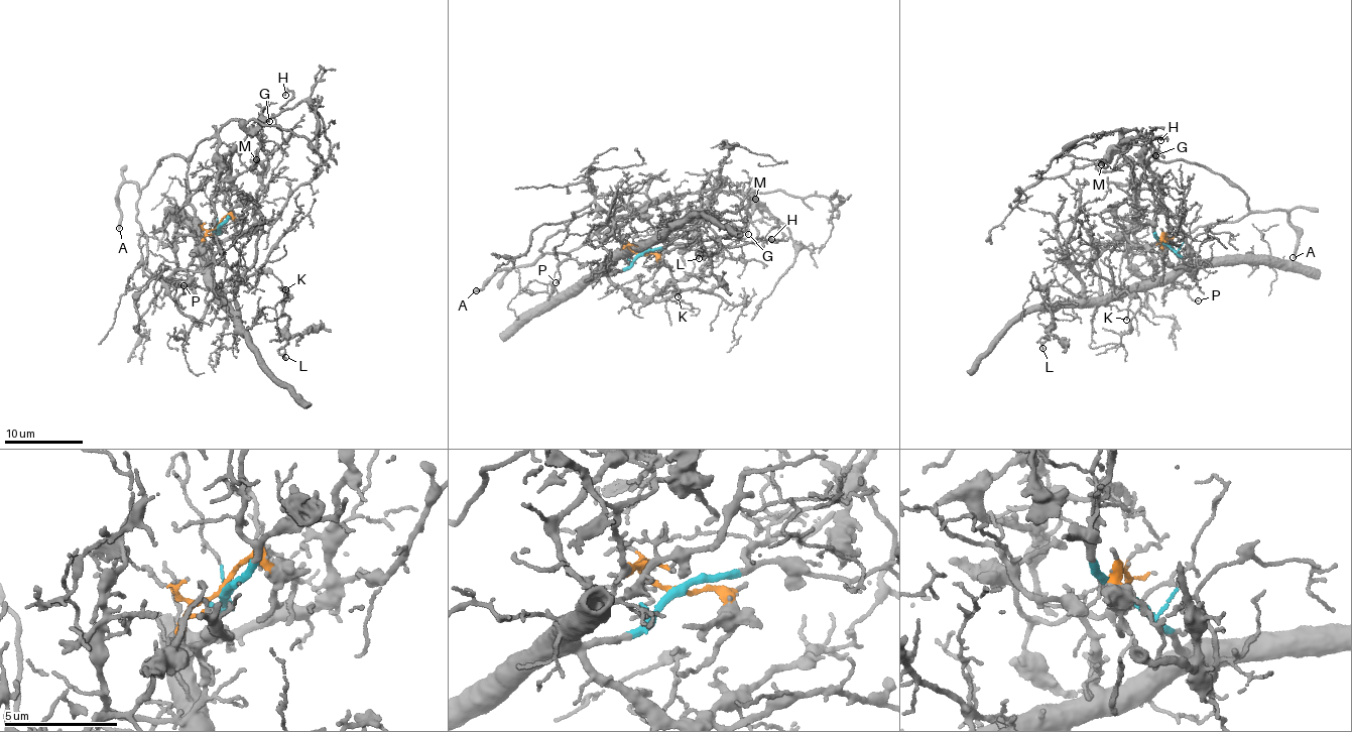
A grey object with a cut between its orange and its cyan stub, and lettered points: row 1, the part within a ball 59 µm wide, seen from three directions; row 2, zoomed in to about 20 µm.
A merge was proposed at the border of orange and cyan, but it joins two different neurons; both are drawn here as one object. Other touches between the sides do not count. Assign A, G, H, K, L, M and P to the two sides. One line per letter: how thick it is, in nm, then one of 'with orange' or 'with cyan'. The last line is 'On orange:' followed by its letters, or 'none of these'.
A: calibre 280 nm; with orange
G: calibre 130 nm; with orange
H: calibre 200 nm; with orange
K: calibre 120 nm; with cyan
L: calibre 120 nm; with cyan
M: calibre 190 nm; with orange
P: calibre 120 nm; with cyan
On orange: A, G, H, M

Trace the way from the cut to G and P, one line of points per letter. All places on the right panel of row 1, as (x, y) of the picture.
G: (1165, 242), (1234, 223), (1248, 198), (1123, 134), (1154, 156)
P: (1165, 242), (1186, 263), (1177, 268), (1172, 284), (1180, 283), (1198, 300)

